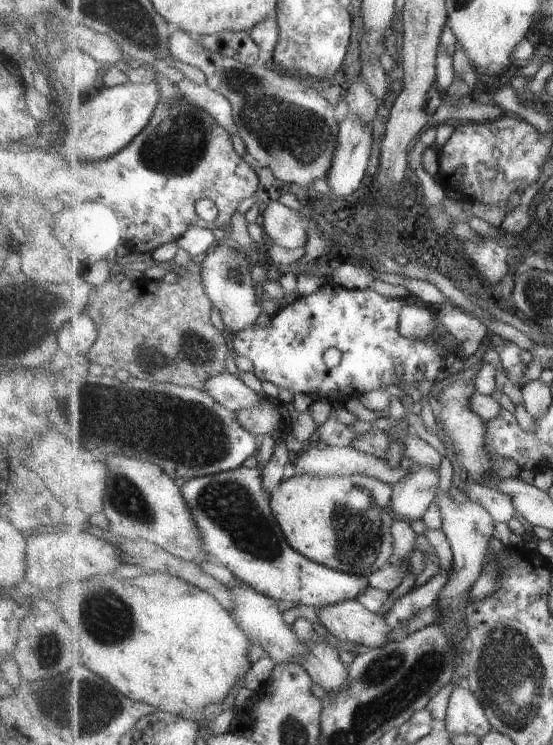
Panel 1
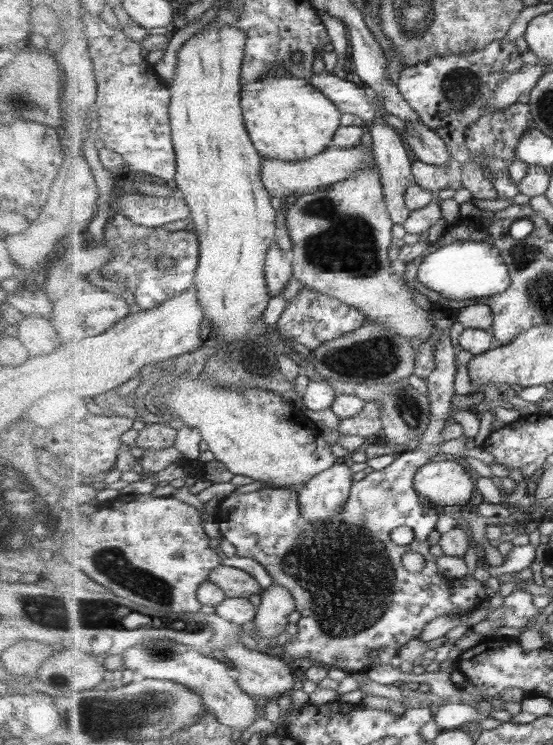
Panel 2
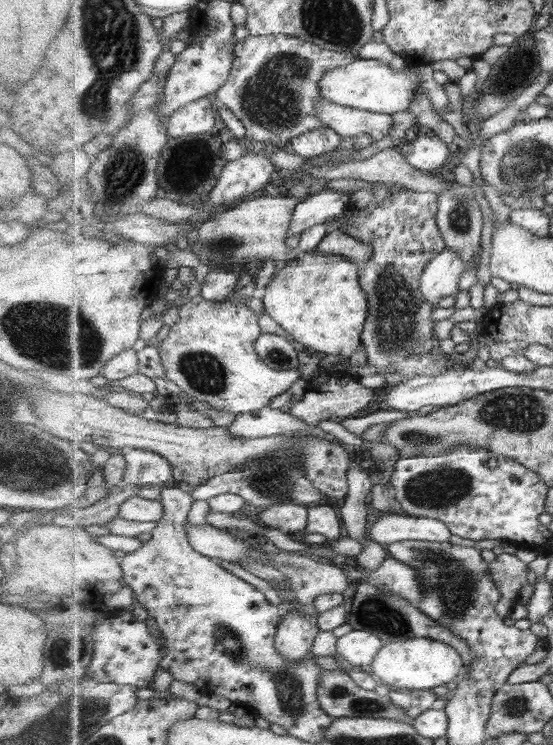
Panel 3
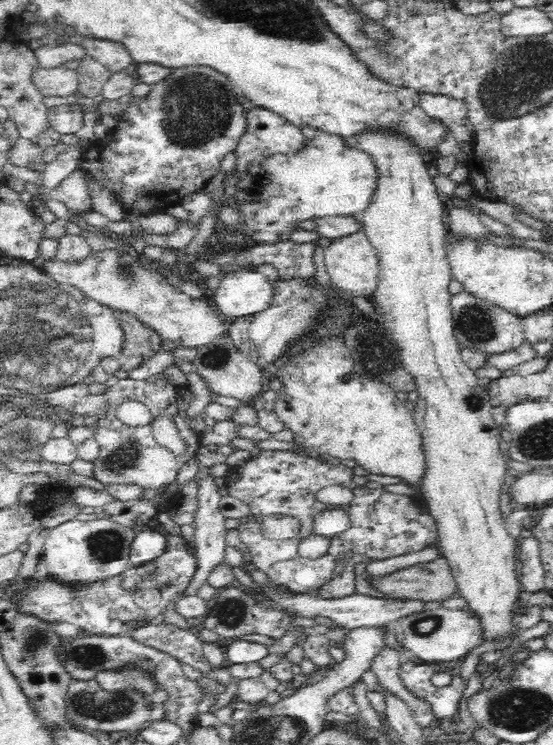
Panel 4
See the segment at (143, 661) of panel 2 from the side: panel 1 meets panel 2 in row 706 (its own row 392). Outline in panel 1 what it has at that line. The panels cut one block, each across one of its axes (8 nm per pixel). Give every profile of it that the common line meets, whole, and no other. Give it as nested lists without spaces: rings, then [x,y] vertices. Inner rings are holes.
[[[227,372],[210,378],[205,391],[236,413],[259,405],[264,397],[251,390],[243,380]]]

